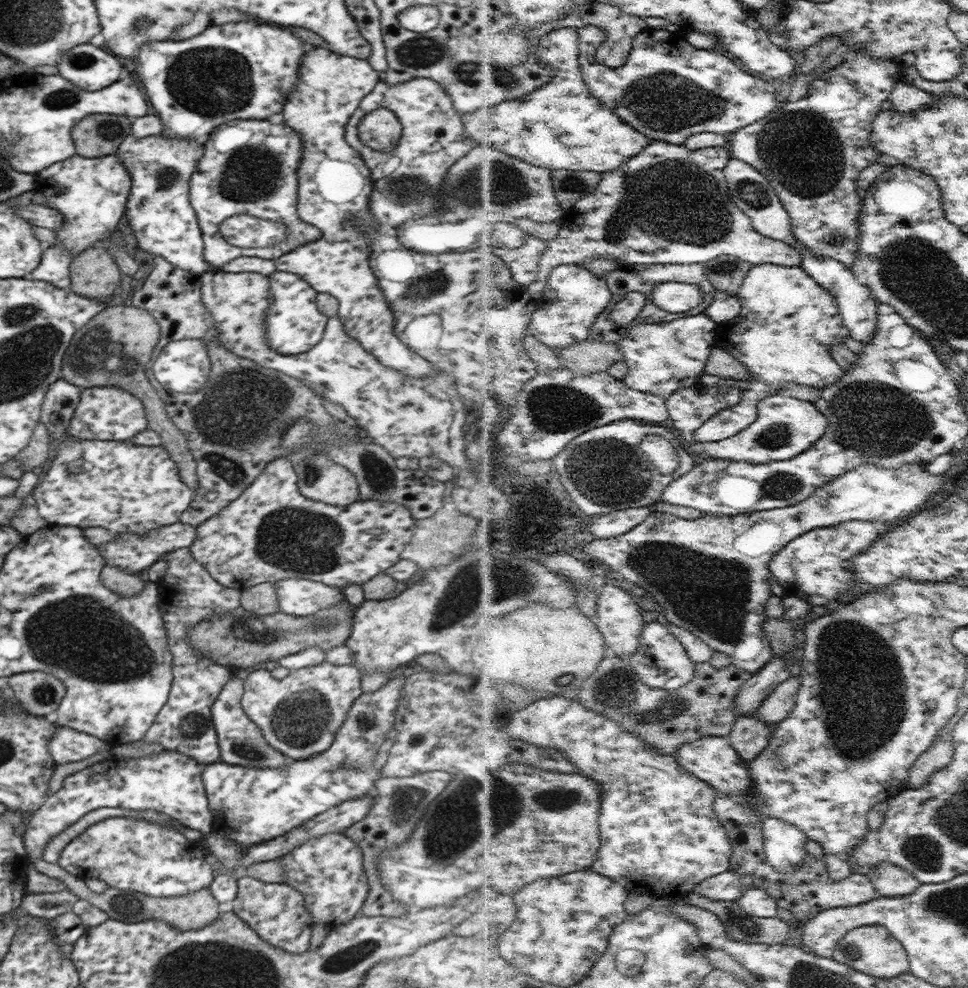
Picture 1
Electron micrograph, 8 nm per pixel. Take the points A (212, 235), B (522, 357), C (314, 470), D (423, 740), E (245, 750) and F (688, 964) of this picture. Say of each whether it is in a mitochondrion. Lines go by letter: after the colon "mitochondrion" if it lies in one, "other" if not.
A: other
B: other
C: mitochondrion
D: other
E: mitochondrion
F: other

